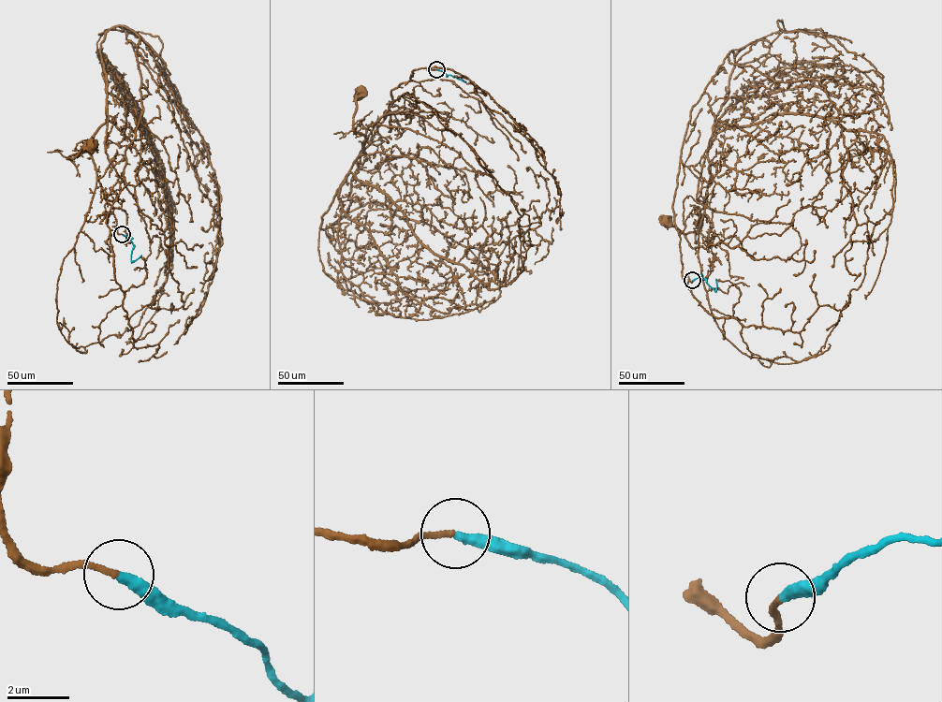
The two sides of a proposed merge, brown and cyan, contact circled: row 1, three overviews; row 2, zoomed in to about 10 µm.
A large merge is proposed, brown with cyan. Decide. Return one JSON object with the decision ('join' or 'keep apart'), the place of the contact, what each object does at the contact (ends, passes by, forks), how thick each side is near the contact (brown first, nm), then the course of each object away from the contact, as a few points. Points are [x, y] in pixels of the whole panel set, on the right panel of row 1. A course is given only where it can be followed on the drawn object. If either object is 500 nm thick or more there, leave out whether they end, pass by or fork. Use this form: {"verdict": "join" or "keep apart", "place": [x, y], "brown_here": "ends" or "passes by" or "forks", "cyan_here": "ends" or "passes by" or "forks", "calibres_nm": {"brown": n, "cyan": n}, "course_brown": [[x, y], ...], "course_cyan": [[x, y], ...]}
{"verdict": "join", "place": [692, 280], "brown_here": "ends", "cyan_here": "ends", "calibres_nm": {"brown": 170, "cyan": 320}, "course_brown": [[692, 281], [684, 281], [672, 208], [681, 147], [692, 107], [731, 51], [700, 227], [684, 233], [667, 222]], "course_cyan": [[692, 281], [701, 277], [714, 290], [716, 279]]}

